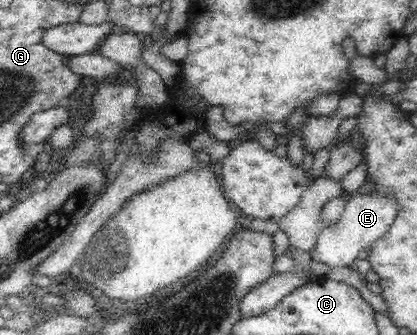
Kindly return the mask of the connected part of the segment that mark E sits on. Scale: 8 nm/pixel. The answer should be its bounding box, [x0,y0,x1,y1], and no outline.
[309,193,398,267]

